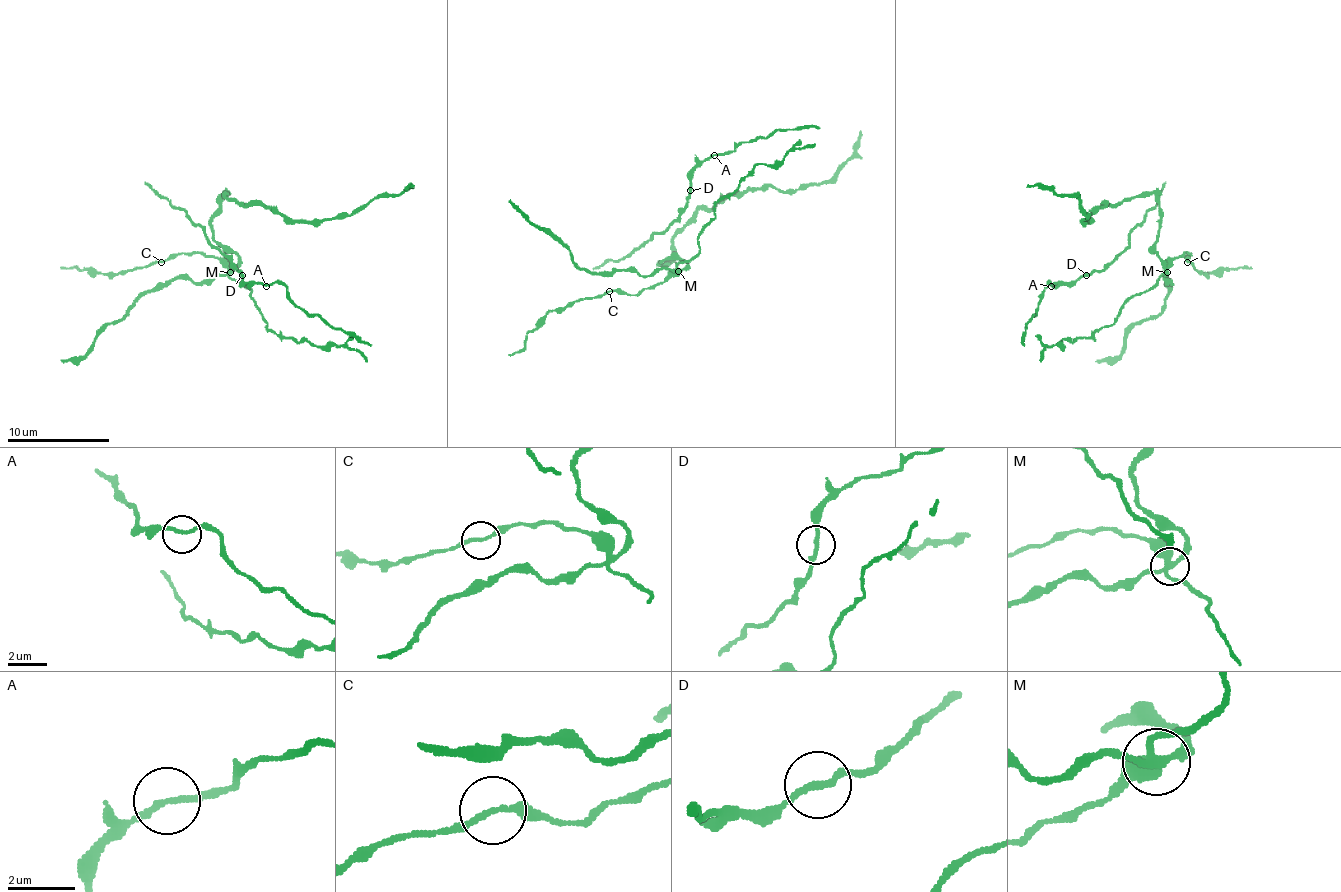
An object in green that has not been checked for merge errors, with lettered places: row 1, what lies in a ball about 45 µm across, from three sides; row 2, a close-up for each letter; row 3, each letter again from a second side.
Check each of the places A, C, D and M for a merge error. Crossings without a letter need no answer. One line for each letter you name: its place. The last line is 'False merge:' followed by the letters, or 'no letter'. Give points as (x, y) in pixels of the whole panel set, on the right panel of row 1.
C: place (1187, 262)
M: place (1167, 272)
False merge: C, M

